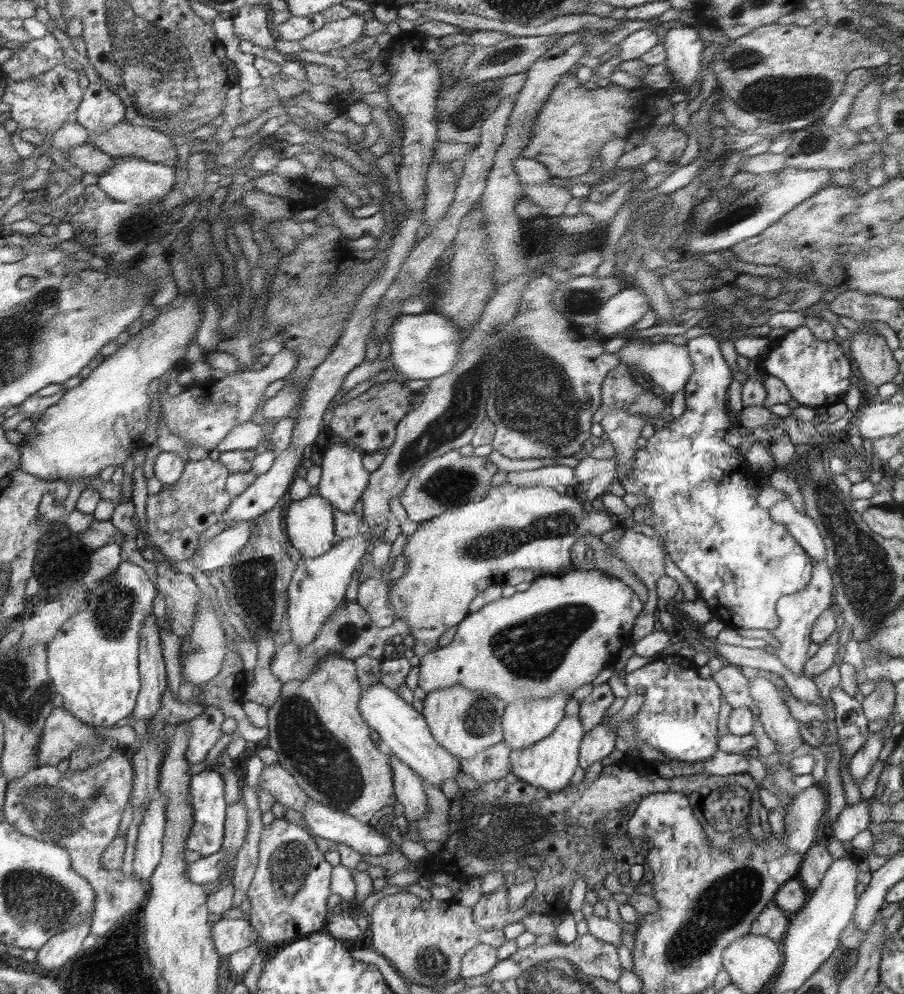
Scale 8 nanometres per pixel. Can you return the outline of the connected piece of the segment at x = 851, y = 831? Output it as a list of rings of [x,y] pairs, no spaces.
[[[860,801],[857,805],[844,807],[832,824],[829,835],[838,841],[852,841],[857,834],[868,829],[870,821],[869,804],[867,801]]]

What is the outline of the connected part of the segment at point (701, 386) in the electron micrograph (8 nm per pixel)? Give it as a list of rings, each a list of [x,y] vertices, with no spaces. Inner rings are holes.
[[[712,335],[692,338],[685,346],[690,350],[692,362],[695,362],[695,371],[683,393],[685,411],[647,439],[646,446],[636,451],[631,472],[623,478],[625,493],[650,500],[649,506],[634,508],[632,518],[654,526],[678,570],[689,578],[698,597],[708,604],[712,618],[722,620],[727,626],[772,631],[780,624],[780,598],[806,588],[815,565],[811,555],[783,524],[776,522],[770,510],[758,505],[759,494],[769,488],[771,474],[753,471],[745,460],[738,458],[740,448],[724,442],[724,434],[734,426],[724,404],[732,372],[720,354],[716,338]],[[753,478],[757,482],[756,488],[750,484]]]

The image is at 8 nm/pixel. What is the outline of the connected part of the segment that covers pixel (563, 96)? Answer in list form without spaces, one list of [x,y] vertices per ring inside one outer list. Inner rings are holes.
[[[566,73],[556,83],[550,96],[548,96],[548,100],[536,117],[533,134],[531,134],[527,146],[522,149],[521,156],[545,164],[552,177],[572,178],[575,173],[588,172],[590,162],[600,158],[600,150],[606,142],[622,138],[625,140],[623,149],[625,153],[643,146],[646,140],[651,140],[652,146],[656,148],[656,160],[673,164],[684,152],[686,136],[682,129],[673,124],[672,110],[660,113],[656,108],[657,91],[644,84],[645,78],[646,76],[642,80],[637,78],[641,81],[642,86],[631,90],[616,84],[597,89],[586,89],[580,85],[581,82],[575,75]]]

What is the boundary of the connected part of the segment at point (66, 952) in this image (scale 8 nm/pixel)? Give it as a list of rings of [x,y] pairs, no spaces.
[[[92,914],[76,926],[54,935],[37,950],[35,962],[47,971],[62,968],[80,949],[84,938],[91,932]]]

